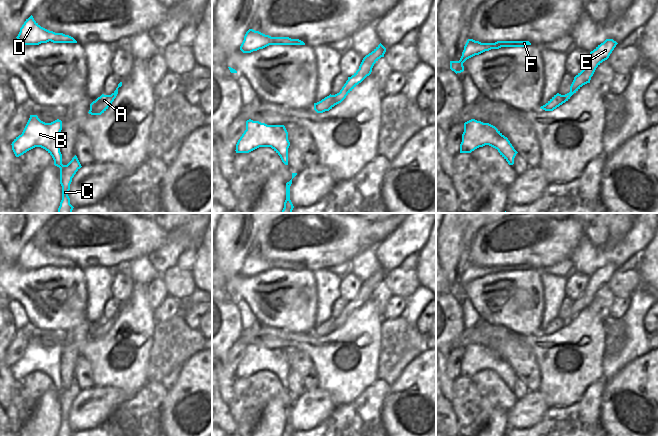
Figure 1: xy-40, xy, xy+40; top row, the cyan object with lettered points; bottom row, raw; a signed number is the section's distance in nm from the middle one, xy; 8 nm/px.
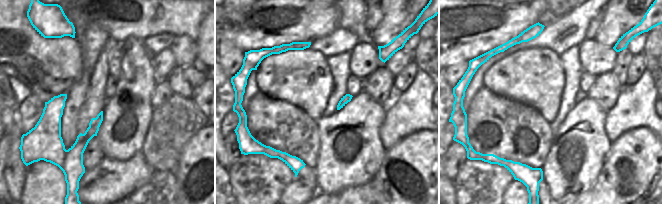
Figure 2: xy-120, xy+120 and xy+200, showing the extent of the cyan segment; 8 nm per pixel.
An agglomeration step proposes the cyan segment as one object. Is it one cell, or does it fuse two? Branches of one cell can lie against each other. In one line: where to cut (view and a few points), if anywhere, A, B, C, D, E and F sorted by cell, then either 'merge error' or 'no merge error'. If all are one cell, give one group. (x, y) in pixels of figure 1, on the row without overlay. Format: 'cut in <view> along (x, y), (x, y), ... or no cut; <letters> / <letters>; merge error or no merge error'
cut in xy+40 along (582, 294), (585, 294), (590, 301); A B C D F / E; merge error

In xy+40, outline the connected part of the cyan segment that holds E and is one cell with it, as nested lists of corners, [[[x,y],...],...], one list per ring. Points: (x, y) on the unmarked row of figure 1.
[[[606,263],[598,269],[593,275],[583,292],[583,295],[588,296],[588,300],[592,301],[596,292],[605,284],[607,284],[618,267],[613,263]]]

